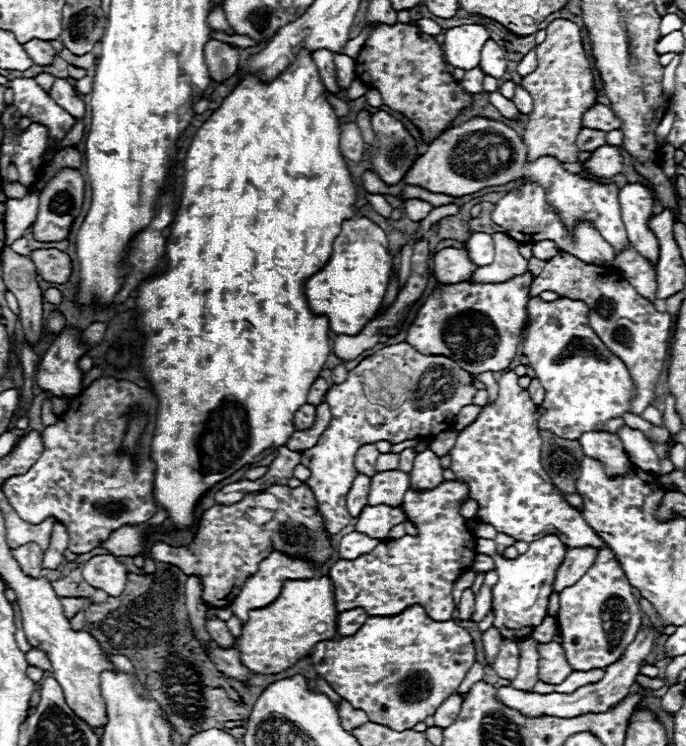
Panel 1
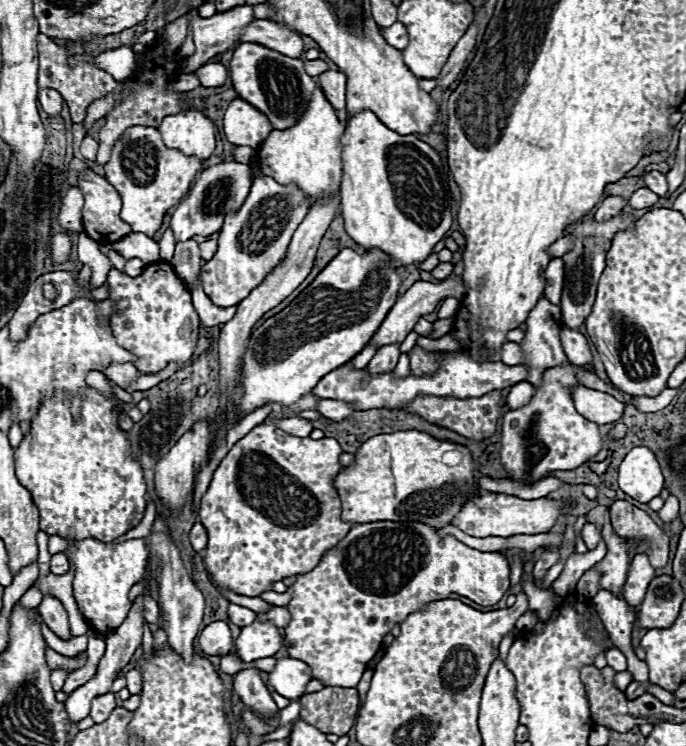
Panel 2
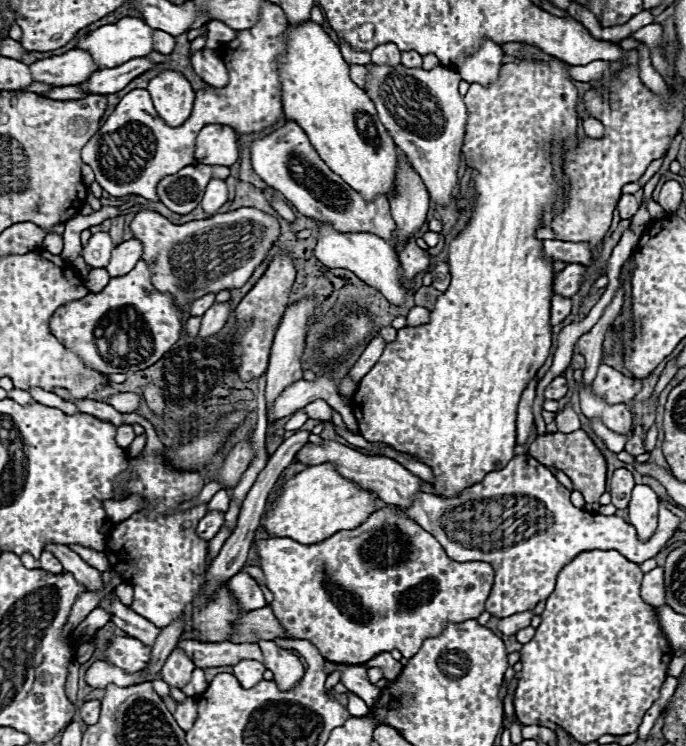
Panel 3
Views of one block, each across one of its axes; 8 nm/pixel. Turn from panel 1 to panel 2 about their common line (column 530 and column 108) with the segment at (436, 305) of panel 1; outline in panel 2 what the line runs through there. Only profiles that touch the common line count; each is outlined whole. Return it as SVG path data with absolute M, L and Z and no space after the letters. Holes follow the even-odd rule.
M166 262L148 264L144 268L144 272L140 276L136 276L136 278L130 278L130 276L118 272L118 270L110 270L106 282L110 284L110 292L112 292L110 298L116 302L116 312L110 318L110 326L114 330L114 336L116 336L118 344L138 356L138 360L134 362L134 366L142 374L156 374L156 372L164 370L168 362L178 362L182 366L186 360L192 358L196 342L198 342L200 320L198 320L196 310L192 308L190 292L178 280L178 276L174 274L174 270L172 270L170 264L166 264Z

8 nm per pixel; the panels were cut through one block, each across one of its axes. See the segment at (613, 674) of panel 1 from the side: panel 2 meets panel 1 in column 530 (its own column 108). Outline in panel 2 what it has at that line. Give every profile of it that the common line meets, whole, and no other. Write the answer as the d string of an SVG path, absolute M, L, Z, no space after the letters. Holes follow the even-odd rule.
M106 692L106 694L100 694L92 700L92 710L90 710L90 716L94 722L104 722L112 708L116 708L116 702L114 702L114 694L112 692Z

